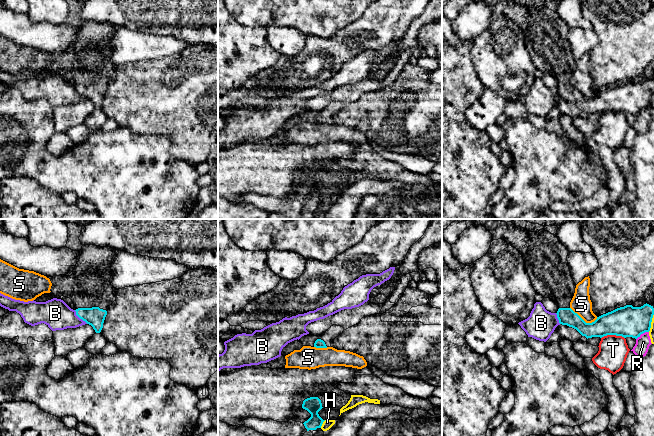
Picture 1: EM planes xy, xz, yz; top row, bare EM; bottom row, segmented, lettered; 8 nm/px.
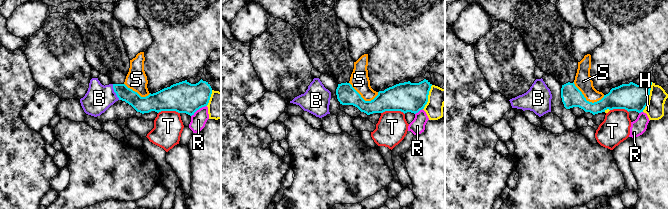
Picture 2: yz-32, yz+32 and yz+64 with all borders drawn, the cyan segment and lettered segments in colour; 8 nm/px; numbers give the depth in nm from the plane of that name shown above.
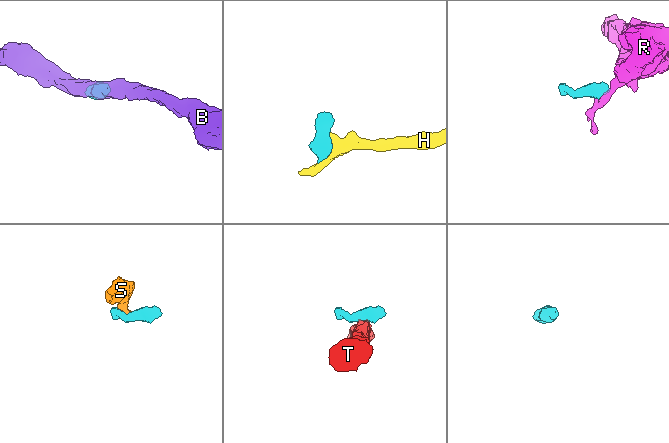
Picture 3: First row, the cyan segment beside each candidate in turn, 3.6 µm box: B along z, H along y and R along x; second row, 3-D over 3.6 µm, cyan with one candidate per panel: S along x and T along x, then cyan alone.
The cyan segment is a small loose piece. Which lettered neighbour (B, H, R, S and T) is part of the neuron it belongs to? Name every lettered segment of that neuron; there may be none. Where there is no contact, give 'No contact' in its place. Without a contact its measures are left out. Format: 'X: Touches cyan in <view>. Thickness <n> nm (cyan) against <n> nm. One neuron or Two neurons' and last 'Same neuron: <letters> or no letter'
B: Touches cyan in xy. Thickness 150 nm (cyan) against 240 nm. Two neurons
H: Touches cyan in xz. Thickness 140 nm (cyan) against 80 nm. Two neurons
R: Touches cyan in yz. Thickness 260 nm (cyan) against 120 nm. Two neurons
S: Touches cyan in yz. Thickness 190 nm (cyan) against 160 nm. Two neurons
T: Touches cyan in yz. Thickness 260 nm (cyan) against 240 nm. Two neurons
Same neuron: no letter

